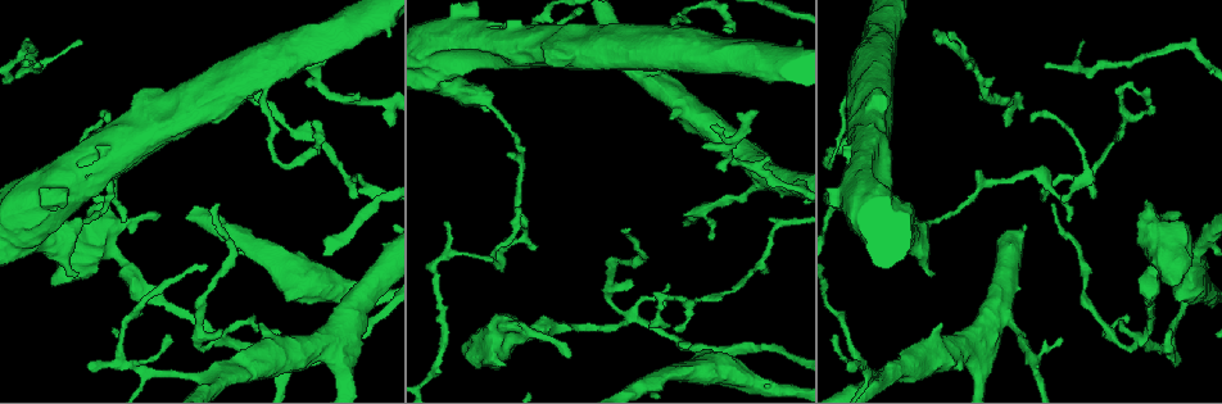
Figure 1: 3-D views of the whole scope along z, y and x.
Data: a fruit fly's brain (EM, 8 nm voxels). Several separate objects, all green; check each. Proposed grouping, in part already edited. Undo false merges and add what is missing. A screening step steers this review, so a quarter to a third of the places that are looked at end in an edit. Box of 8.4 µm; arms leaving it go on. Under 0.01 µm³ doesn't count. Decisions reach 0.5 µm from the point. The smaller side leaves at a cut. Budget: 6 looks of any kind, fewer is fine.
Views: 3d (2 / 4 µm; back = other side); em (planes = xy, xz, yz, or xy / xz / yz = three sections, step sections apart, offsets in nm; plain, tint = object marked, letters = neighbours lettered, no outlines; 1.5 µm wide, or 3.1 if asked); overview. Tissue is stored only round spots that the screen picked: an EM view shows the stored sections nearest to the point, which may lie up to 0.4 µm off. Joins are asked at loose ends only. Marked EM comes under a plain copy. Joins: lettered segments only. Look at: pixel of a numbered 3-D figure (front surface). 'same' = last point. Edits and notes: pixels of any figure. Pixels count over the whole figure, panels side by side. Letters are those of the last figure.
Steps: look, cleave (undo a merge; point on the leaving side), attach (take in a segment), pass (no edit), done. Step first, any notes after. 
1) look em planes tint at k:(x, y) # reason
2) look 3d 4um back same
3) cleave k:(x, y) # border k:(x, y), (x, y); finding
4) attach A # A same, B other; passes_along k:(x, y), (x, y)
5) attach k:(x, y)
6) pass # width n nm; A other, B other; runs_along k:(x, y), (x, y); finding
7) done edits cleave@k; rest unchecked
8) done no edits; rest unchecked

look em xy step 4 tint at 1:(102, 200) # abrupt turn

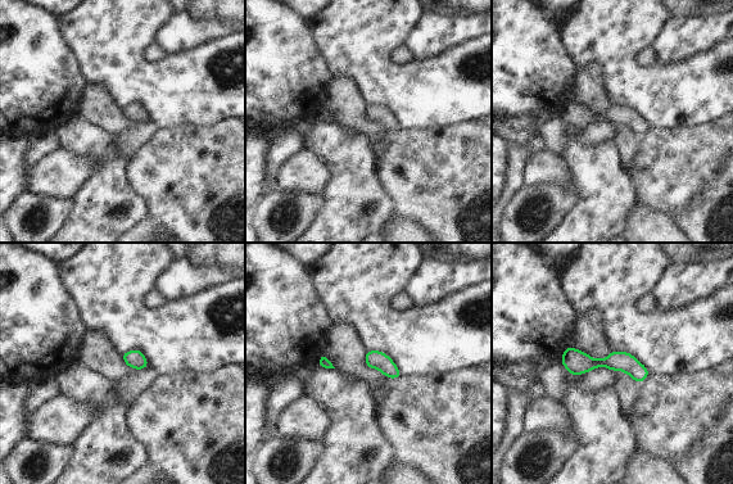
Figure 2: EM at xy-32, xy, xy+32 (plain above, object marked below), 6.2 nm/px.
look em planes letters same

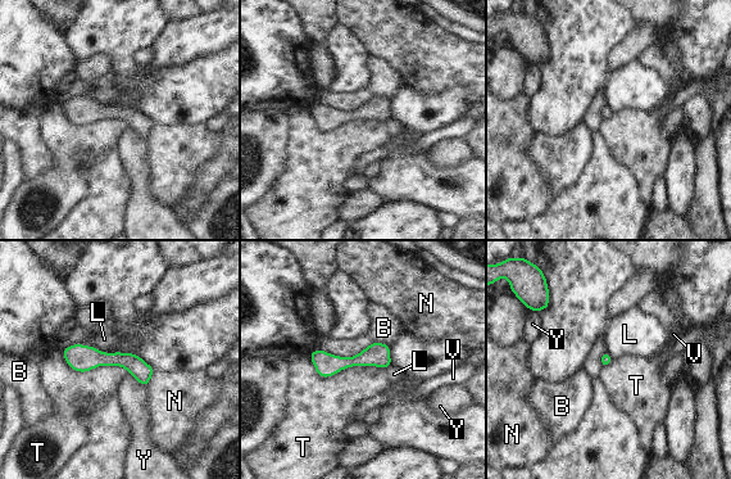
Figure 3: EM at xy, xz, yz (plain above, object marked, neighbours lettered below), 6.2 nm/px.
pass # width 70 nm; B other, L other, N other, T other, V other, Y other; all the same neuron

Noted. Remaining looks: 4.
look em planes letters at 1:(432, 267) # sharp bend

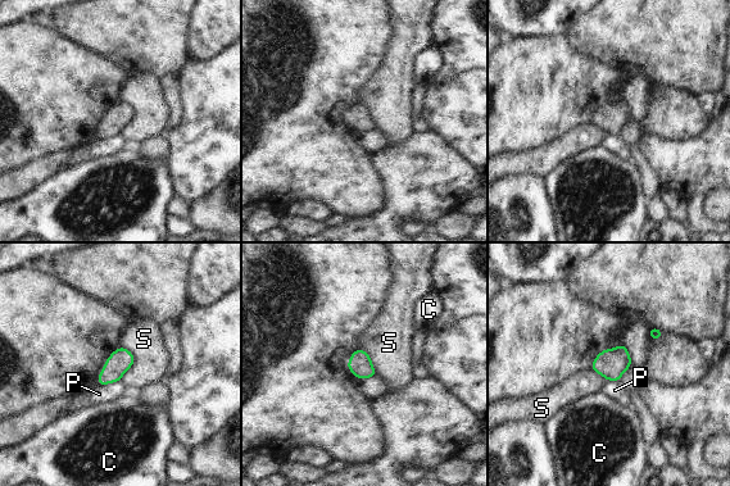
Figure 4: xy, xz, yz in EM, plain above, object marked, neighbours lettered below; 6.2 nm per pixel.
pass # C other, P other, S other; border 4:(122, 345), (134, 364), (119, 380); continuous, no second neuron

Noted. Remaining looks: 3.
look em planes letters at 1:(667, 284) # free end

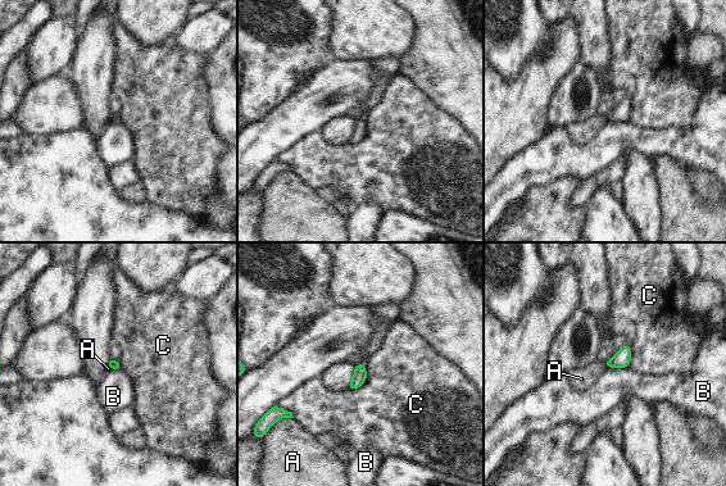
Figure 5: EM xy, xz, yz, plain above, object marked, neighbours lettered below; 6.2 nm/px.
pass # A other, B other, C other; border 5:(607, 367), (629, 368); none of them fits

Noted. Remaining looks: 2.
done no edits; rest unchecked

